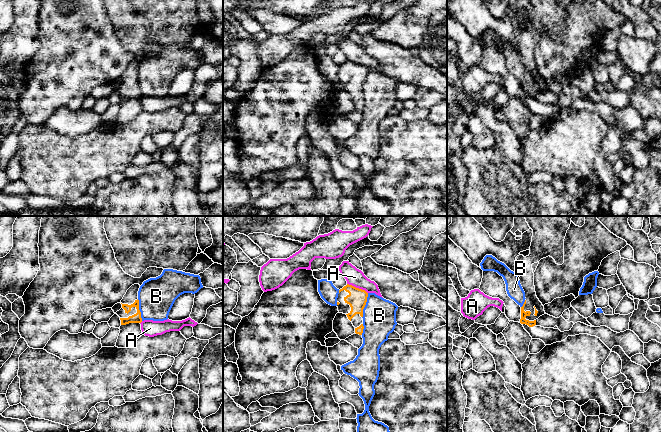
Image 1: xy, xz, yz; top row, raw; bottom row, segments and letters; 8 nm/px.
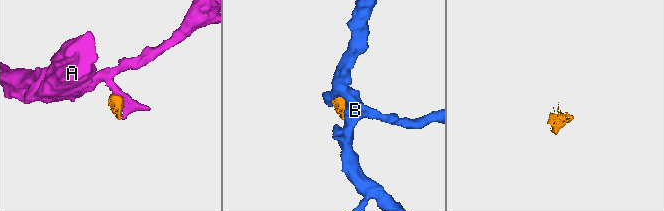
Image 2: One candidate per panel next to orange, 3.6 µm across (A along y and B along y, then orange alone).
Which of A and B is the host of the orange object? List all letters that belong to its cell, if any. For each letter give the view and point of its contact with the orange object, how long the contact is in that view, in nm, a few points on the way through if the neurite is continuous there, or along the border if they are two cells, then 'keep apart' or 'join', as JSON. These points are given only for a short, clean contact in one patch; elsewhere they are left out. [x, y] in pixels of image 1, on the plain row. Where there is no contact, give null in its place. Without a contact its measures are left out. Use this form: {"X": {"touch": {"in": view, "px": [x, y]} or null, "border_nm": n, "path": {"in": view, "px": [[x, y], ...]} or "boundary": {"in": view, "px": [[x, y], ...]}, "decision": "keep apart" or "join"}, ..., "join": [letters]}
{"A": {"touch": {"in": "xz", "px": [357, 64]}, "border_nm": 190, "boundary": {"in": "xz", "px": [[347, 59], [361, 64], [367, 69]]}, "decision": "keep apart"}, "B": {"touch": {"in": "xz", "px": [365, 80]}, "border_nm": 200, "decision": "keep apart"}, "join": []}

